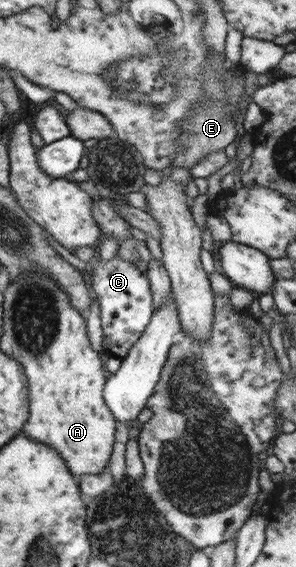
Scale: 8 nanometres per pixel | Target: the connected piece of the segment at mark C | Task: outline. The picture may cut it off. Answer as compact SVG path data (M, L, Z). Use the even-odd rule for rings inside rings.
M96 255L87 271L92 277L92 292L98 299L100 319L104 330L104 351L108 355L123 358L136 341L144 335L152 314L154 313L153 294L145 272L125 261L120 256L114 256L108 261L102 261Z

